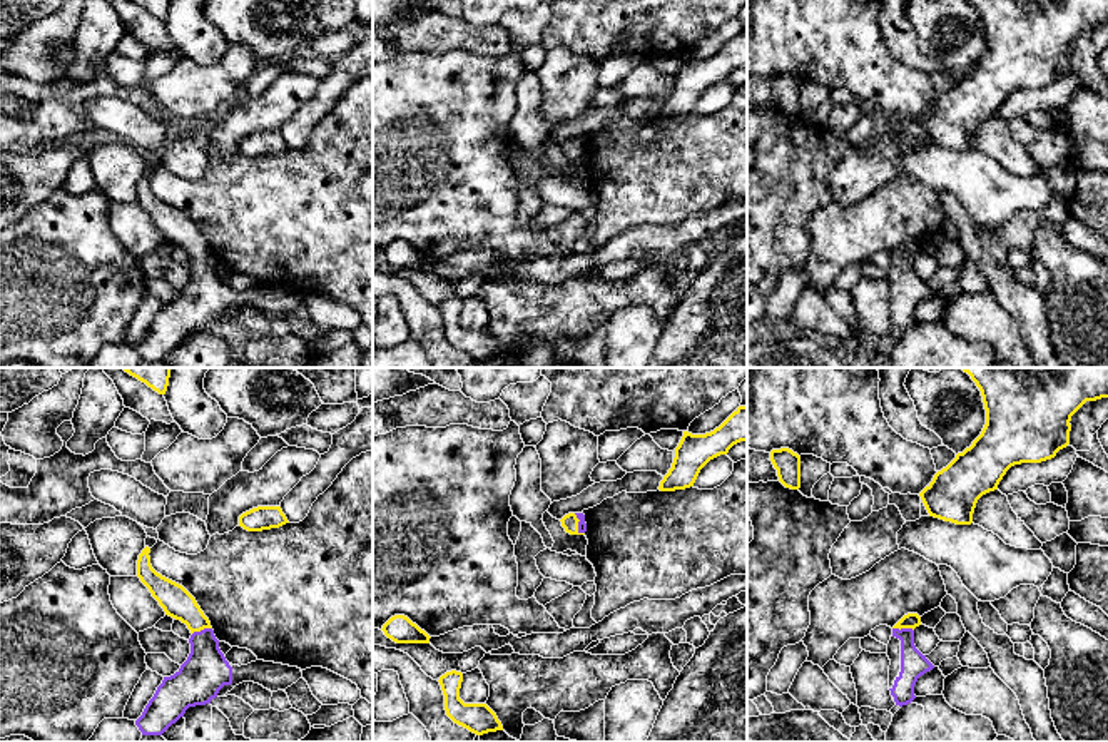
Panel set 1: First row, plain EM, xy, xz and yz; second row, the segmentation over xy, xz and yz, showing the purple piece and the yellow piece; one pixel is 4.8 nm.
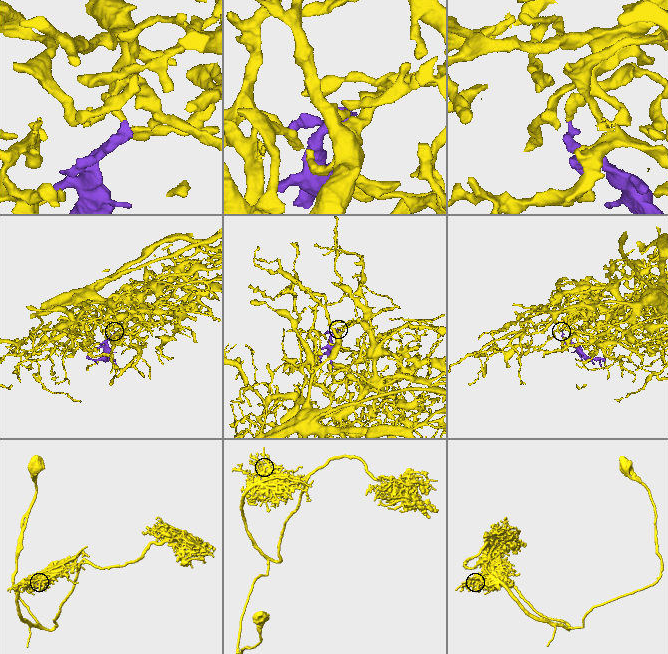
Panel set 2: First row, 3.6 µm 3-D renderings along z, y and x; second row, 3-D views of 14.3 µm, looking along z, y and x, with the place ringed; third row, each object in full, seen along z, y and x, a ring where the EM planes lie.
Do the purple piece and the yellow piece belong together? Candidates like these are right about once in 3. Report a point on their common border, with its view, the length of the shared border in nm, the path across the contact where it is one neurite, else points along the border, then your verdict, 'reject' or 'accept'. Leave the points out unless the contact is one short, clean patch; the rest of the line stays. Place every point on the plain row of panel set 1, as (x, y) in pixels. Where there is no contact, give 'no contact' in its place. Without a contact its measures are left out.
yz (903, 254) | 110 nm | across yz (913, 289), (903, 254), (911, 246) | accept

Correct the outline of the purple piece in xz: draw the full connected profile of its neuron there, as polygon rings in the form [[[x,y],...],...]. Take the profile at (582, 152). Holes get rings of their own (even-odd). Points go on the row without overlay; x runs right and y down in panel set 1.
[[[568,139],[560,147],[562,147],[562,152],[565,154],[565,157],[570,160],[585,160],[585,157],[587,157],[587,149],[585,149],[583,139]]]

